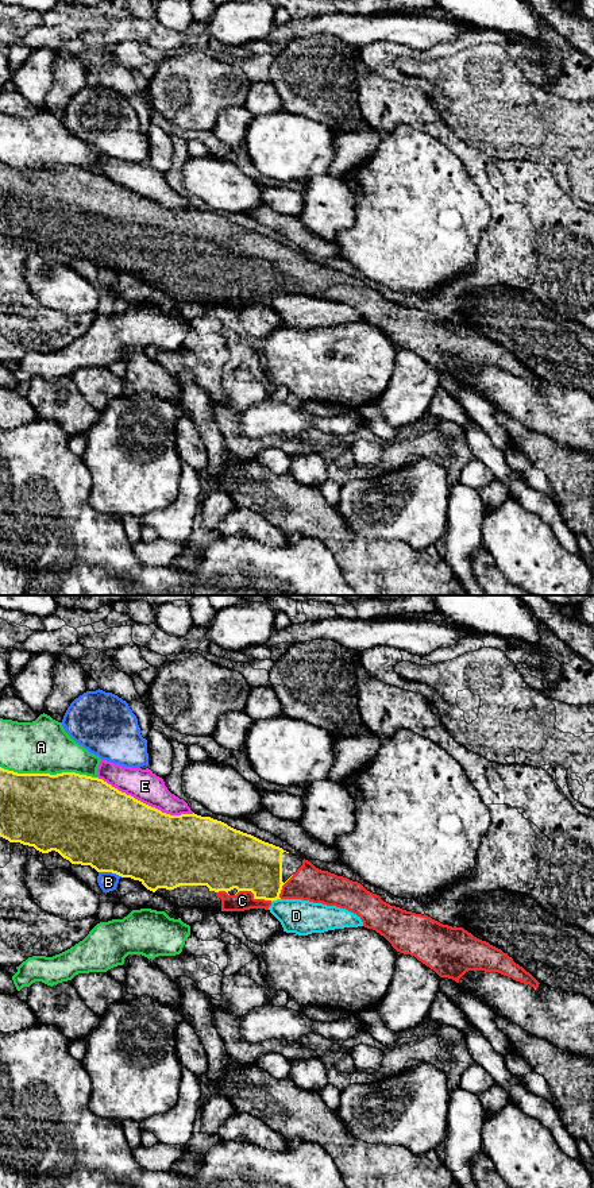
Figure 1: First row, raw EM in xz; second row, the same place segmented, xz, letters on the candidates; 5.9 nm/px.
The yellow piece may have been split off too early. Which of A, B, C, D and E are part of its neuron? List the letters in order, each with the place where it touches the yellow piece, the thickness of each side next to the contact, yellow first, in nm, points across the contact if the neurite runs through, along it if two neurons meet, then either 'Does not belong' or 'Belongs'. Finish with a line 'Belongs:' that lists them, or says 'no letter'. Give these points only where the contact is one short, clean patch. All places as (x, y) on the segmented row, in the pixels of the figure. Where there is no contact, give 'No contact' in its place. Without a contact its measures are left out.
A: Touches yellow at xz (49, 774). Thickness 460 nm (yellow) against 320 nm. Does not belong
B: Touches yellow at xz (111, 871). Thickness 480 nm (yellow) against 110 nm. Does not belong
C: Touches yellow at xz (254, 895). Thickness 340 nm (yellow) against 110 nm. Belongs
D: Touches yellow at xz (276, 899). Thickness 300 nm (yellow) against 200 nm. Boundary: xz (280, 898), (272, 902). Does not belong
E: Touches yellow at xz (145, 803). Thickness 480 nm (yellow) against 190 nm. Does not belong
Belongs: C

